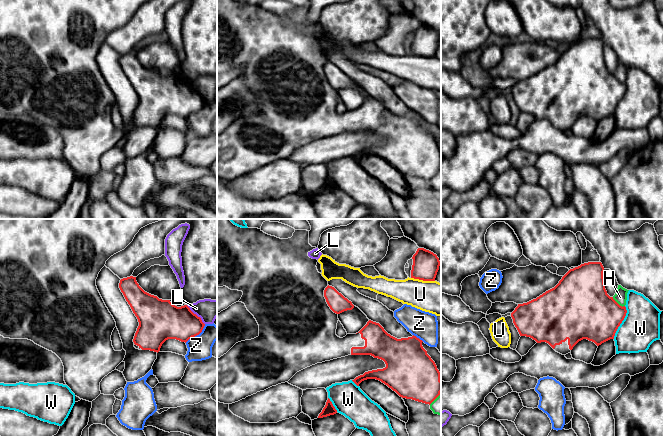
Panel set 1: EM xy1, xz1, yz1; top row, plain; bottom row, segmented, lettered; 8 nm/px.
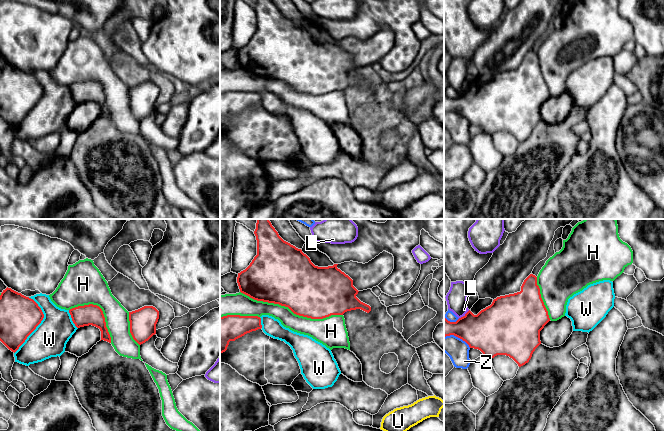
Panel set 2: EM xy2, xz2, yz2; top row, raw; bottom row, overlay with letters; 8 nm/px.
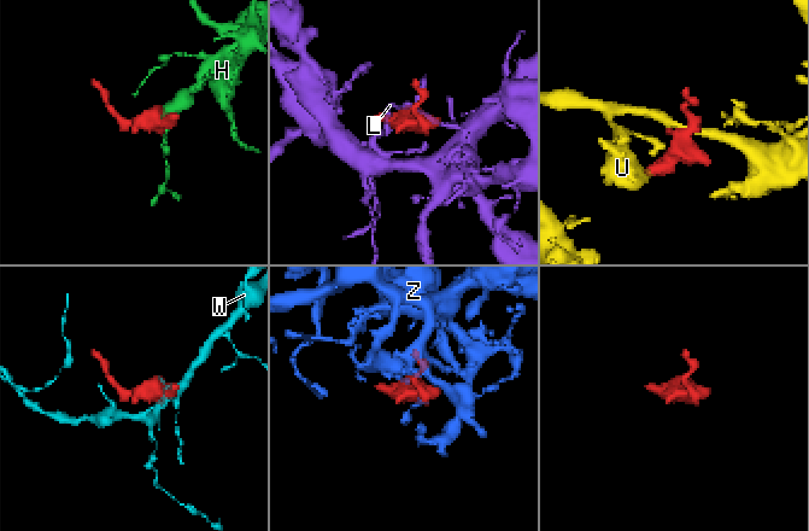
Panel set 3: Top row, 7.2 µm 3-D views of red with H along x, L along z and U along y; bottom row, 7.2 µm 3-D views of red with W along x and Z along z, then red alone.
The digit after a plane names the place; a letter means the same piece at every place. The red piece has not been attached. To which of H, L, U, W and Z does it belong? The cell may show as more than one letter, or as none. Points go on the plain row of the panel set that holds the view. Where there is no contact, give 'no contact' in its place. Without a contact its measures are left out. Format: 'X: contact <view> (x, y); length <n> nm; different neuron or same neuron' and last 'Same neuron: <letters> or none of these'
H: contact xz2 (291, 86); length 850 nm; different neuron
L: contact xy1 (195, 90); length 220 nm; different neuron
U: contact xz1 (423, 56); length 190 nm; different neuron
W: contact xy2 (38, 100); length 480 nm; different neuron
Z: contact xy1 (196, 111); length 220 nm; different neuron
Same neuron: none of these

